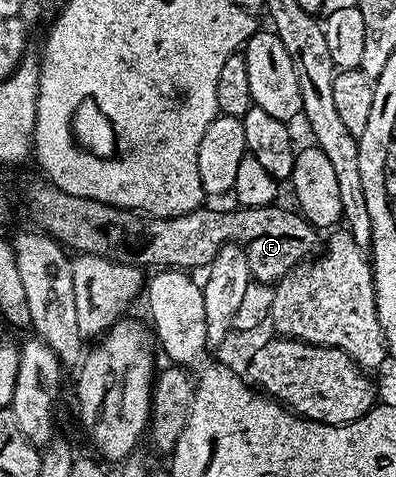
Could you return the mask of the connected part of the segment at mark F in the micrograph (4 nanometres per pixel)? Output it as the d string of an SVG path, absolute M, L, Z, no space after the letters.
M43 179L33 182L27 189L27 209L31 212L32 219L39 224L36 226L41 227L42 232L48 233L68 250L76 249L74 251L76 254L105 257L120 265L138 265L140 267L155 265L151 267L174 267L184 271L195 271L198 265L200 267L210 265L211 260L217 255L217 251L221 251L221 247L234 243L246 248L249 271L252 278L259 283L278 283L295 266L304 264L316 252L317 246L320 244L320 234L315 226L310 225L303 214L294 208L291 208L292 210L282 209L281 205L276 203L252 209L234 207L235 209L229 210L228 213L223 209L200 207L180 217L153 217L134 209L106 205L81 195L69 195Z

